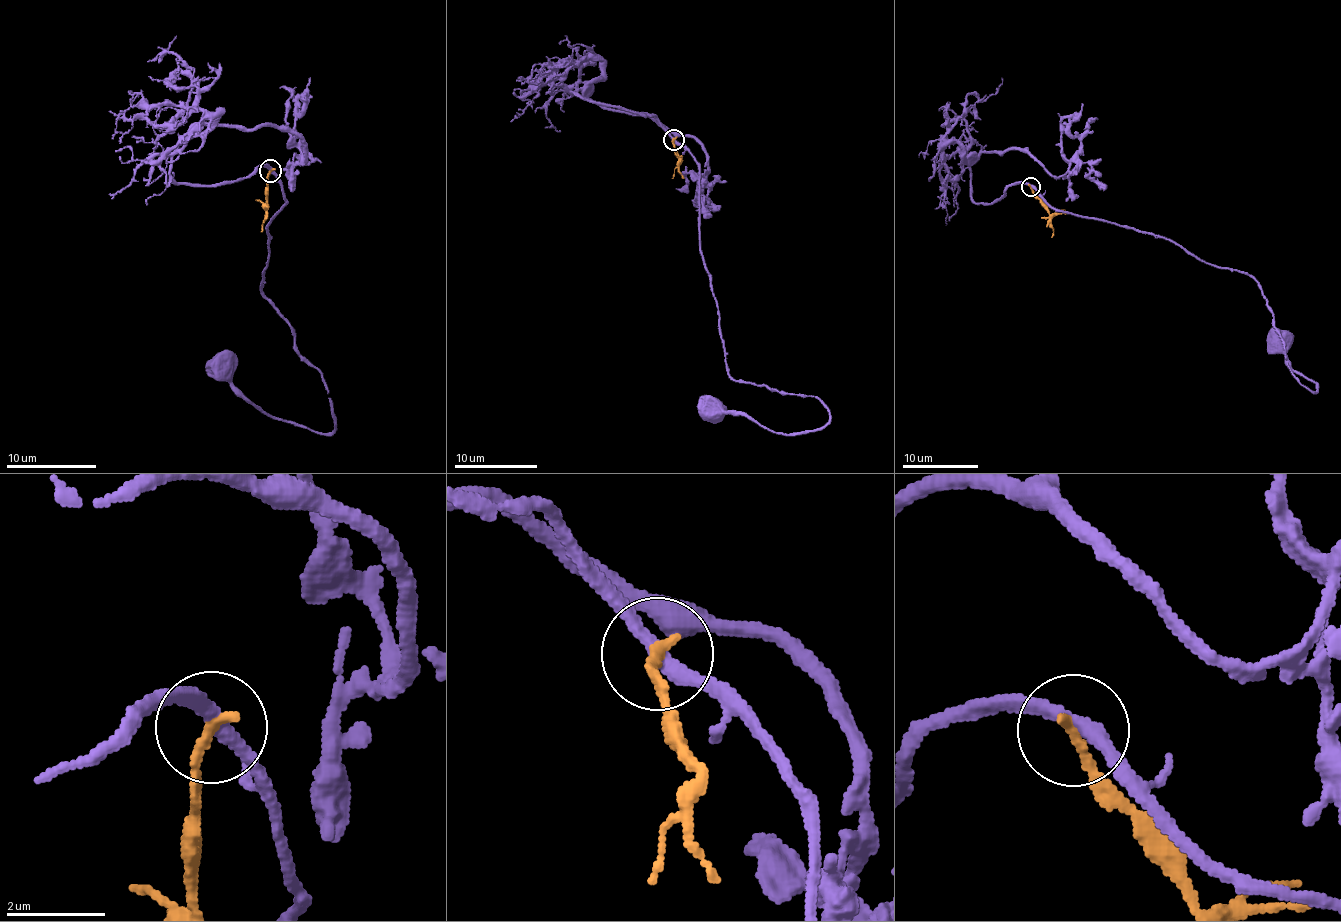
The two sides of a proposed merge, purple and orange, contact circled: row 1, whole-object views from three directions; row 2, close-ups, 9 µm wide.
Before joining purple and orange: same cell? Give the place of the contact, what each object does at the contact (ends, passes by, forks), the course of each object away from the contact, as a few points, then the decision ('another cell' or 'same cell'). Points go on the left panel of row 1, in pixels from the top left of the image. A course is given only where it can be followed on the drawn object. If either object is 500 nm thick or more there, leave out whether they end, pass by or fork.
at (270, 171); purple passes by; orange ends there; purple runs (269, 171), (286, 200), (265, 227), (259, 287), (322, 375), (334, 430), (272, 419), (219, 368); orange runs (269, 171), (260, 231); another cell

